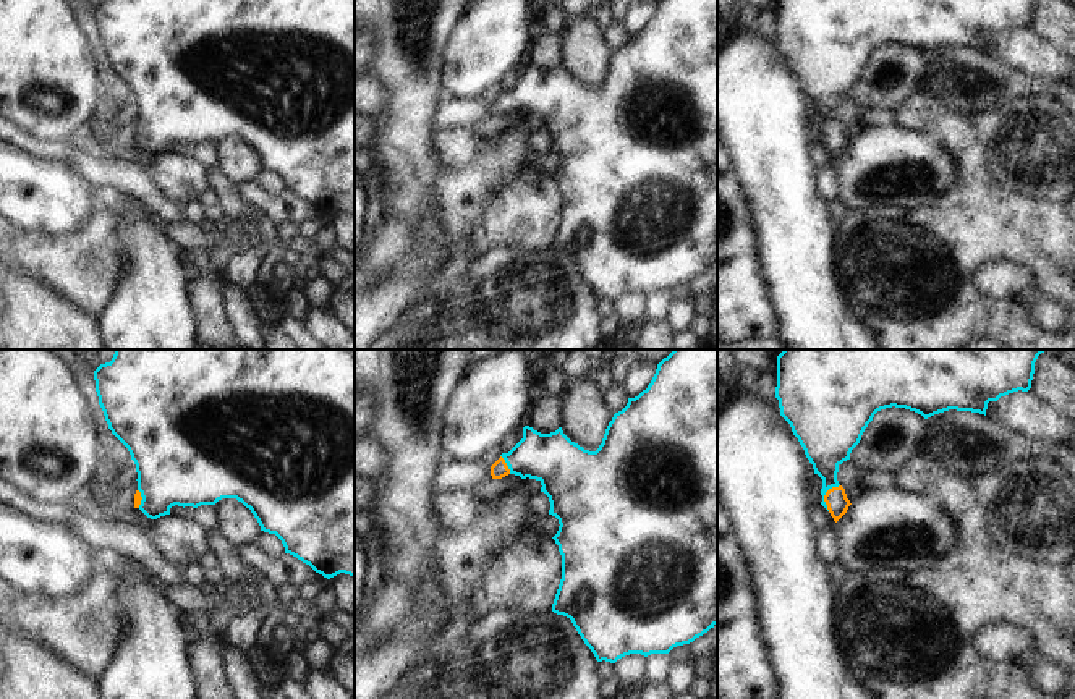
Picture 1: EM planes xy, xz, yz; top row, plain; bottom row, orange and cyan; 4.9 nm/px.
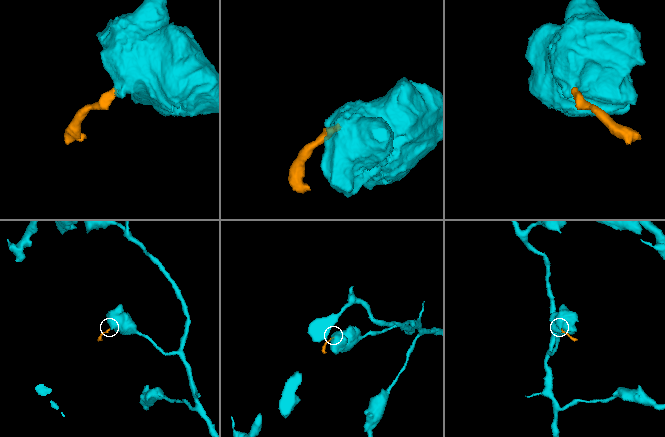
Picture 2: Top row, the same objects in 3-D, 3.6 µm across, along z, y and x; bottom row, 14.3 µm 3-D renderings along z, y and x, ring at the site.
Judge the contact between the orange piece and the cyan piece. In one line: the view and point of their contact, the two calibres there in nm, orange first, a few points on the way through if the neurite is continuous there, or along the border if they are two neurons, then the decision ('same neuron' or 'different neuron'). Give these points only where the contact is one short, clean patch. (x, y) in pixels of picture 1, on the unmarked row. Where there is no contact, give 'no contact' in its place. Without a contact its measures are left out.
contact yz (824, 133); calibres 110 and 220 nm; way yz (836, 136), (824, 133), (826, 83); same neuron

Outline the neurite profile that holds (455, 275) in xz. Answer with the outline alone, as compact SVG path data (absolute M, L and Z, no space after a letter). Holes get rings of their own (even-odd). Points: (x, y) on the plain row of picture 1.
M481 230L470 231L457 239L445 251L439 264L439 272L419 290L406 311L427 303L447 303L460 293L474 290L478 280L473 273L473 267L487 249L487 238Z

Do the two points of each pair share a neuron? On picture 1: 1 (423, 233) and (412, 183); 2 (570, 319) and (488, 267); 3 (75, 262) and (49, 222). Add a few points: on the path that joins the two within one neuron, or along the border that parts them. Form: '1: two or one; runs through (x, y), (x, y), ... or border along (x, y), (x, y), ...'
1: one; runs through (423, 220), (423, 212), (412, 196)
2: one; runs through (549, 319), (509, 282)
3: two; border along (93, 220), (60, 235), (26, 233), (20, 228)

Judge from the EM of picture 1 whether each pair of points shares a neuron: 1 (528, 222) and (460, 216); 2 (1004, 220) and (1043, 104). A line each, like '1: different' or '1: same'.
1: different
2: different

